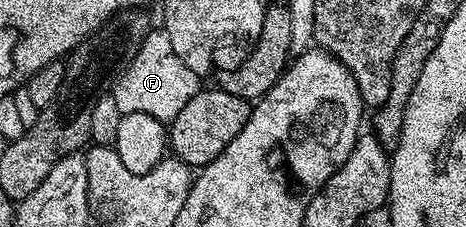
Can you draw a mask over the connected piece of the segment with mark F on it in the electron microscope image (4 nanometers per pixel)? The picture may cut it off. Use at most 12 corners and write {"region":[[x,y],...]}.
{"region":[[151,32],[113,81],[120,112],[168,124],[200,89]]}

